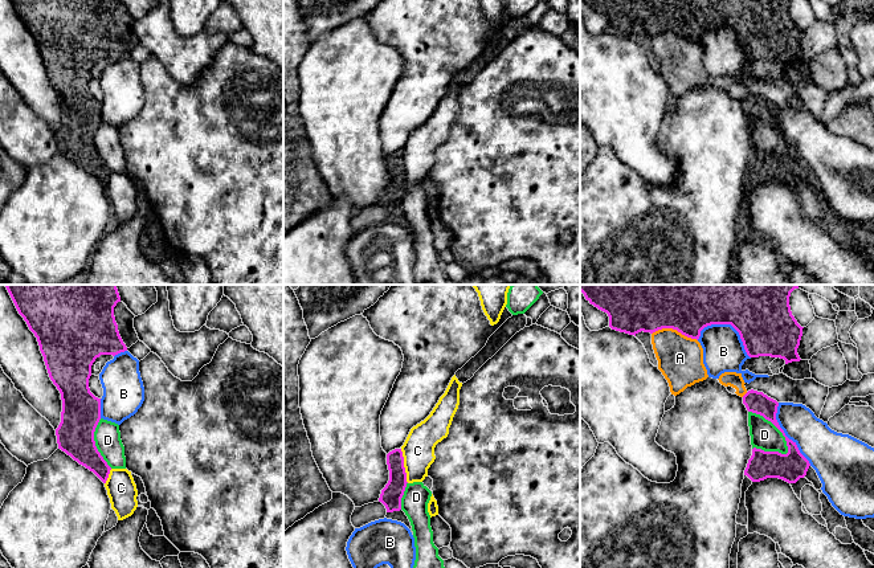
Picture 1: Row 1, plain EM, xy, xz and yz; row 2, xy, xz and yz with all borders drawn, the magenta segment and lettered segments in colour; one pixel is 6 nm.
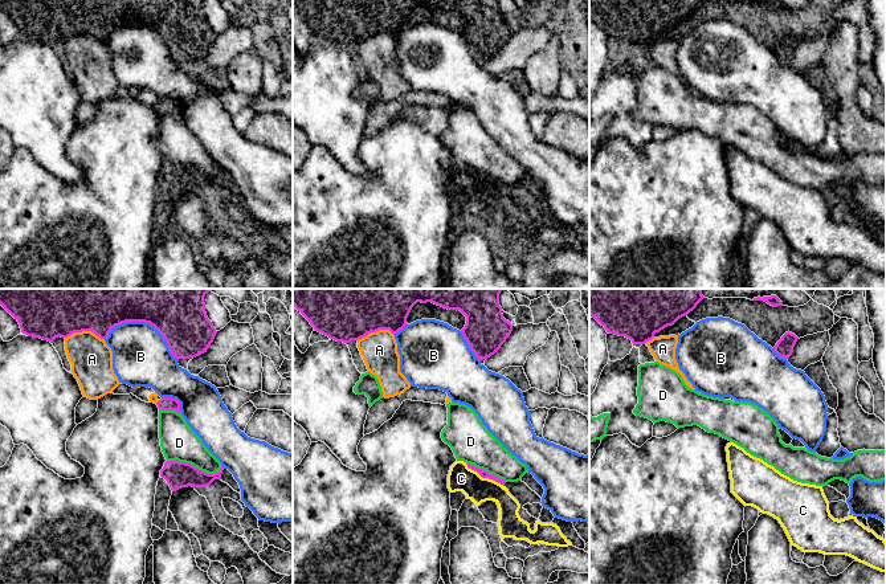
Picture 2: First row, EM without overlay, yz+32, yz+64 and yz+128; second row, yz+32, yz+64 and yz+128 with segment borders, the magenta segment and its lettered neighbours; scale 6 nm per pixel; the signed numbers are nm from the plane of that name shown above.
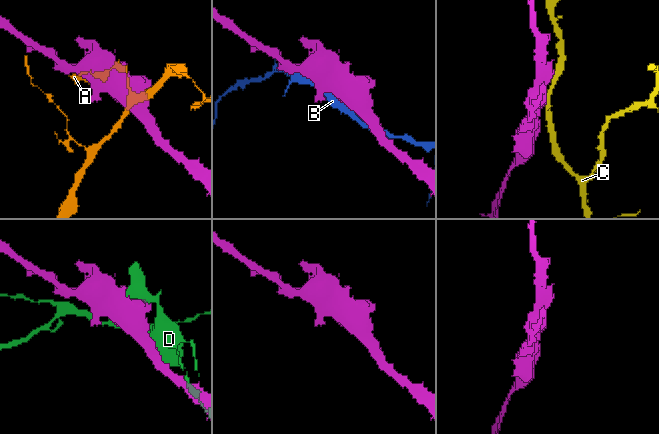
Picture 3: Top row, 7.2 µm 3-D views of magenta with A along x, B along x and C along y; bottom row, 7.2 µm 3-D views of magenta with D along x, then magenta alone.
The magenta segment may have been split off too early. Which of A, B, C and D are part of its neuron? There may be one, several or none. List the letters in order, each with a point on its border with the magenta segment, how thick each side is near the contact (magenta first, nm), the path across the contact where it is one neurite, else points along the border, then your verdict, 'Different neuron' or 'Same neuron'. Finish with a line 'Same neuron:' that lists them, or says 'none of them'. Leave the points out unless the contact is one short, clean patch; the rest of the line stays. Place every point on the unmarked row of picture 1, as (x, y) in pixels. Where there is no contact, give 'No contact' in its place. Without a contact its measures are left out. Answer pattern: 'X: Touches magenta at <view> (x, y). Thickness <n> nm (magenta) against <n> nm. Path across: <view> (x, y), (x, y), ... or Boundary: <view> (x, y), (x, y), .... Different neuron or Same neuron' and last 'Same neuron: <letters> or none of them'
A: Touches magenta at yz (674, 32). Thickness 240 nm (magenta) against 280 nm. Different neuron
B: Touches magenta at yz (731, 28). Thickness 340 nm (magenta) against 260 nm. Different neuron
C: Touches magenta at xz (403, 170). Thickness 130 nm (magenta) against 190 nm. Boundary: xz (400, 152), (404, 160), (404, 175), (408, 186). Different neuron
D: Touches magenta at yz (776, 130). Thickness 170 nm (magenta) against 170 nm. Different neuron
Same neuron: none of them

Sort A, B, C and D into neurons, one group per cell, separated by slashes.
A / B / C / D

